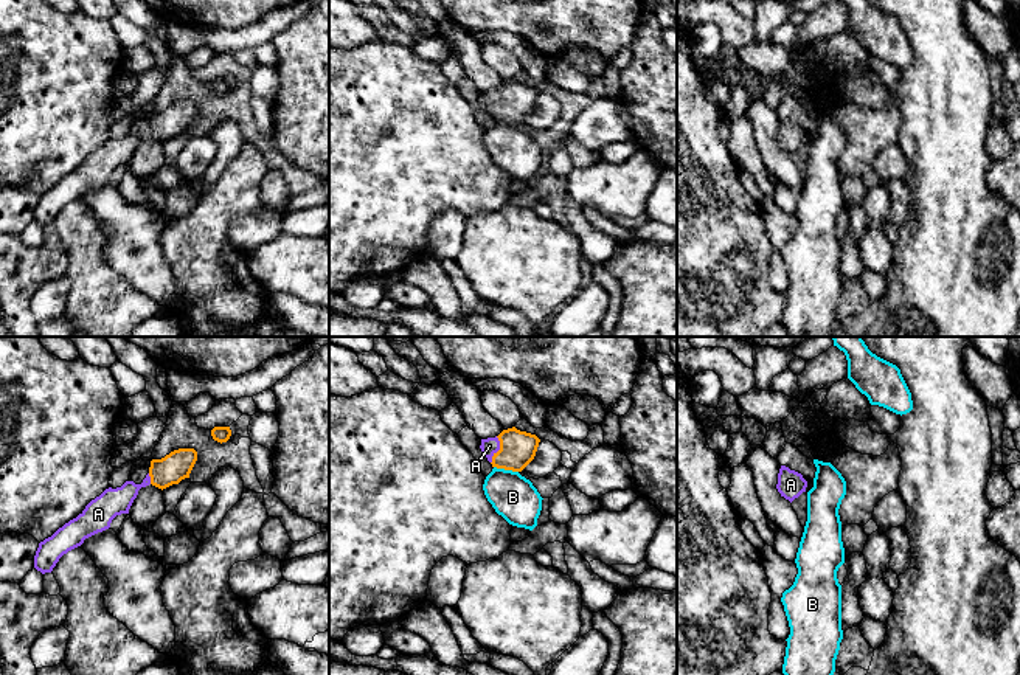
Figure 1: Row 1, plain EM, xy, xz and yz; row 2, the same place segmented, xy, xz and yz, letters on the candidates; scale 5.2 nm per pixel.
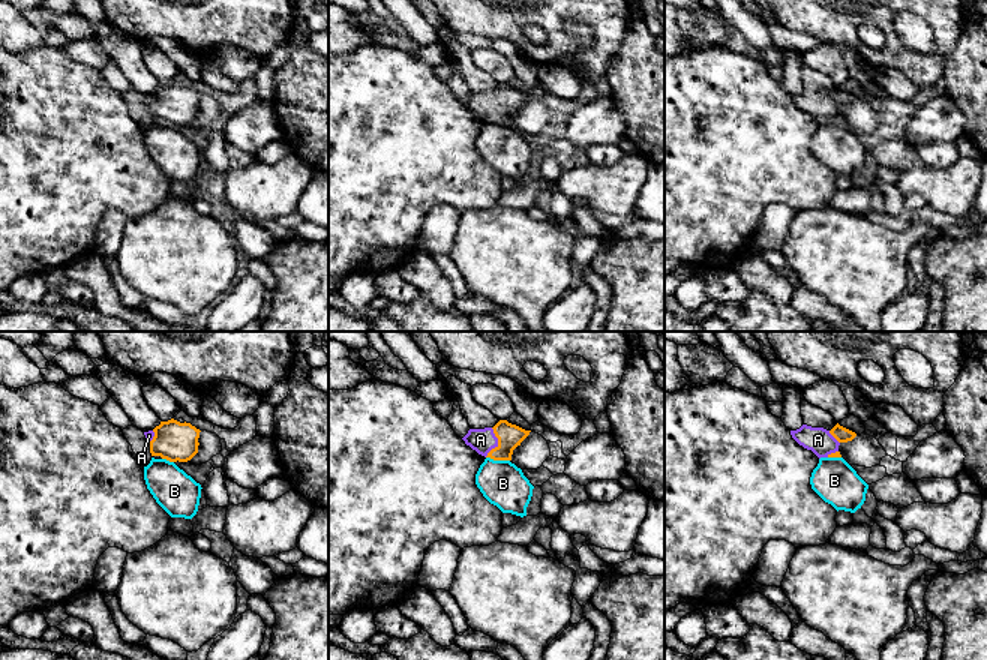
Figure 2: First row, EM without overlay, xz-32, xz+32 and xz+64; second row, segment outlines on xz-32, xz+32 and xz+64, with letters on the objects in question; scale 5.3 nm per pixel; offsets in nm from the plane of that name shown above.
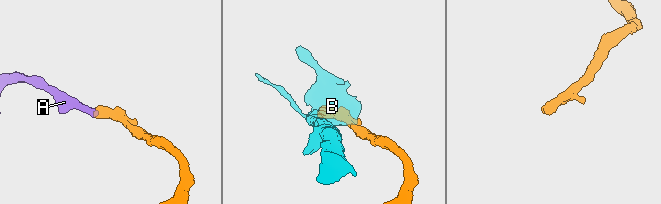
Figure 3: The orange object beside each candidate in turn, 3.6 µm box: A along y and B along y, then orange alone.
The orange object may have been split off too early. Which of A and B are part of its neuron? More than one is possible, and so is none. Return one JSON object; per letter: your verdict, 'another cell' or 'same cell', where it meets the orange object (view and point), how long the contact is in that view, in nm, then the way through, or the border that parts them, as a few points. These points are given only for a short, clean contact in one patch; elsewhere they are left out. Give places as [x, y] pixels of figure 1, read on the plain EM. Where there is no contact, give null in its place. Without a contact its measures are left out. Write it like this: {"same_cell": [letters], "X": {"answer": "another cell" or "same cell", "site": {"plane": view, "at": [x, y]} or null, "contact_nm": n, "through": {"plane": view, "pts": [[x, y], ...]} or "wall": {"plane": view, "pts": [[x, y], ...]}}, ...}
{"same_cell": ["A"], "A": {"answer": "same cell", "site": {"plane": "xz", "at": [499, 103]}, "contact_nm": 150, "through": {"plane": "xz", "pts": [[517, 101], [499, 103], [489, 98]]}}, "B": {"answer": "another cell", "site": {"plane": "xz", "at": [506, 121]}, "contact_nm": 130, "wall": {"plane": "xz", "pts": [[494, 118], [517, 124]]}}}

